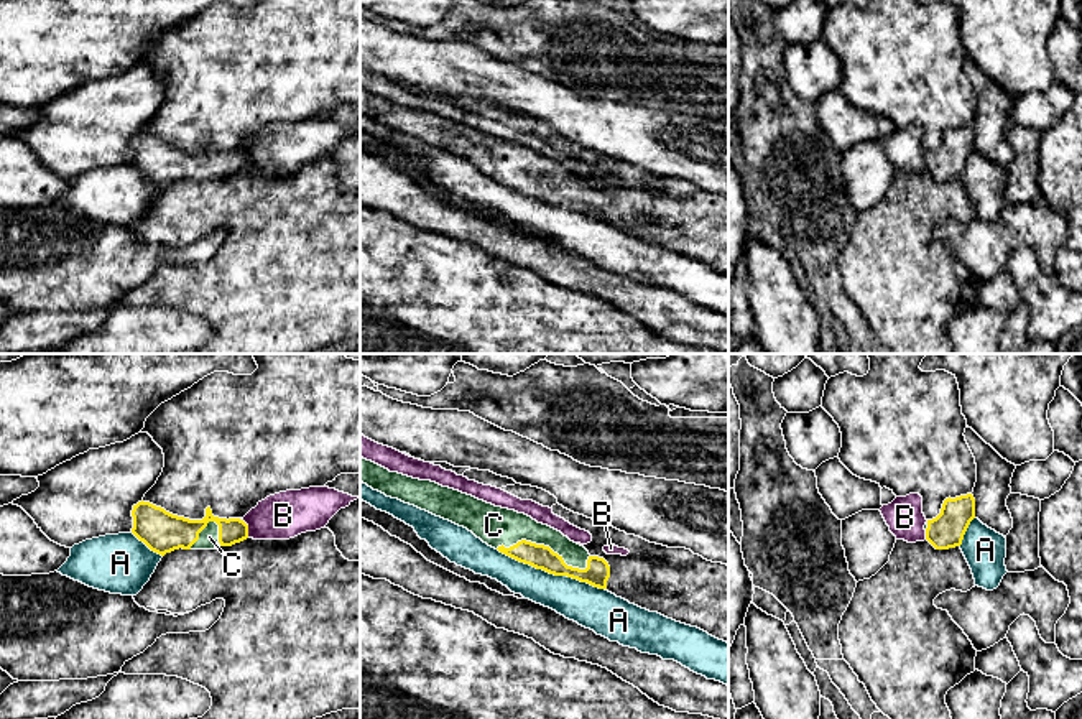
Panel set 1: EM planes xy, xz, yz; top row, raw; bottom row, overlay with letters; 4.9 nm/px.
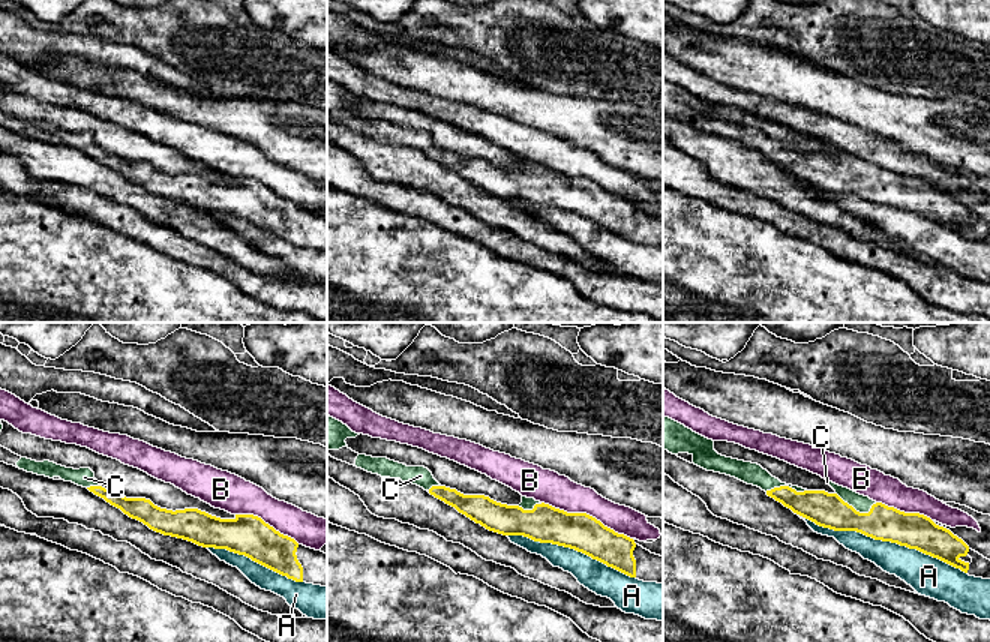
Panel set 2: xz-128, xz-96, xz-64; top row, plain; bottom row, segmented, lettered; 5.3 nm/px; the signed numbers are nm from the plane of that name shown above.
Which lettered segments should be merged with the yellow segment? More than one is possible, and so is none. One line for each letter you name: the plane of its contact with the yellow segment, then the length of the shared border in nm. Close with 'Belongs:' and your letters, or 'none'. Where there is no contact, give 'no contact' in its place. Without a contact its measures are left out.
C: meets yellow in xz; contact 460 nm long
Belongs: C

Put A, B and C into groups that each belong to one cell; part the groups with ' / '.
A / B / C

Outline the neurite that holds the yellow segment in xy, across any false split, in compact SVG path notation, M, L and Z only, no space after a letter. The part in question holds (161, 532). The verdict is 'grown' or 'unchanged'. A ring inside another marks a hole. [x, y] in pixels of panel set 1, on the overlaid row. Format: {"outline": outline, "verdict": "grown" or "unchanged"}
{"outline": "M138 502L132 510L132 533L151 551L164 556L174 550L215 550L248 538L248 525L240 518L219 518L206 508L202 520L173 515L150 502Z", "verdict": "grown"}

